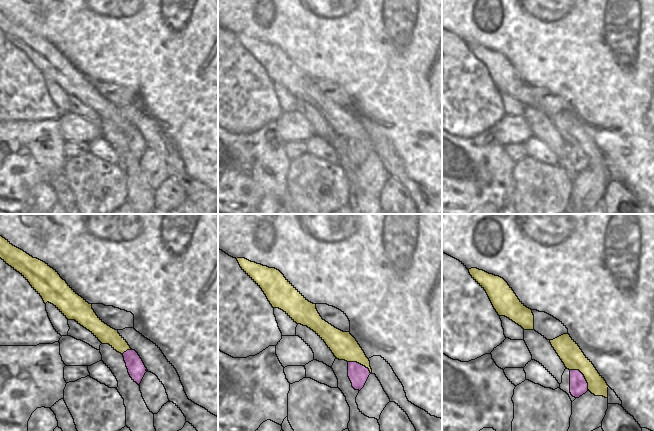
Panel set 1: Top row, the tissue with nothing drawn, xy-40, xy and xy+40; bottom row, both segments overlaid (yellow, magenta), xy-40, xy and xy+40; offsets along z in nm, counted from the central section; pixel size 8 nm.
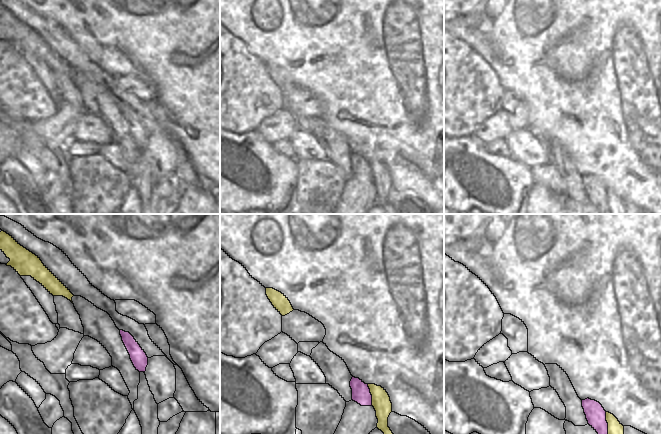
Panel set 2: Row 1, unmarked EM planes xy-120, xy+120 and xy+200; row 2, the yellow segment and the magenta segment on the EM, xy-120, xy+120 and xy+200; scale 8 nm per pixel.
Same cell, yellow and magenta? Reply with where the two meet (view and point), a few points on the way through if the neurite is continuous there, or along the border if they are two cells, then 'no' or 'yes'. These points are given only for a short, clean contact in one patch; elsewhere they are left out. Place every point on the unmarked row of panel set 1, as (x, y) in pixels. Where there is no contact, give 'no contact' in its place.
contact xy+40 (584, 152); no

